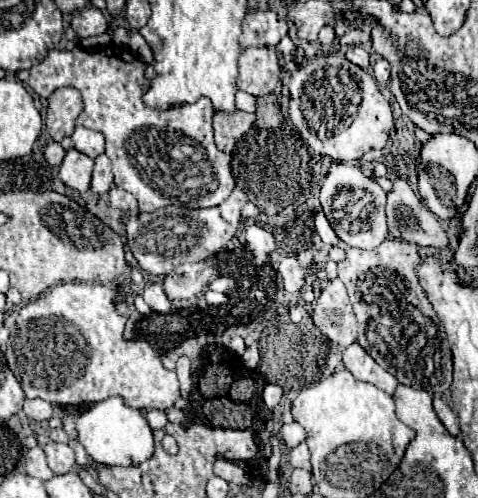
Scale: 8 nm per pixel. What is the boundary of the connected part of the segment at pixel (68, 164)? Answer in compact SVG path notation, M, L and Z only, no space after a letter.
M71 147L67 149L67 155L59 167L59 179L67 187L83 193L83 191L89 191L91 171L93 171L93 159Z

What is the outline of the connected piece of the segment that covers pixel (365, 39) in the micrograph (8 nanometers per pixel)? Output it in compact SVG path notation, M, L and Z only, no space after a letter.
M353 29L347 35L343 35L339 41L341 41L341 45L369 45L371 43L371 37L365 31Z

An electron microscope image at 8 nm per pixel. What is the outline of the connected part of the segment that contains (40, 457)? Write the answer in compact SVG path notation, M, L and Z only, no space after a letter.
M39 445L27 451L25 471L27 471L31 477L37 477L37 479L41 479L41 481L47 481L47 479L53 477L53 471L49 469L49 465L47 465L47 461L45 461L45 453L43 453L43 449L41 449Z

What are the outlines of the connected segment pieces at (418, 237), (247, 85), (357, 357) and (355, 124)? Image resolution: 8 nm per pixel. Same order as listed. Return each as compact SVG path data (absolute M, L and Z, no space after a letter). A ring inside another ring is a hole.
M403 179L393 181L393 191L387 195L387 221L389 221L389 233L395 239L403 239L419 247L427 247L427 245L437 247L437 249L449 247L449 237L443 225L439 223L439 217L427 209L427 205L415 195L415 191Z
M269 47L245 49L239 59L239 79L237 87L259 97L267 95L279 83L279 63L277 53Z
M357 341L343 349L343 365L355 375L355 379L373 383L385 393L393 395L397 387L397 379L381 365L377 365L375 359L371 359L371 355L367 355L367 351L363 351L363 347Z
M327 55L315 57L301 69L297 69L289 79L291 103L289 103L289 119L297 127L301 139L309 145L311 151L319 153L321 157L329 157L341 163L355 163L359 161L369 149L383 149L389 131L393 127L391 107L381 95L375 77L361 67L355 67L345 59L345 55Z

